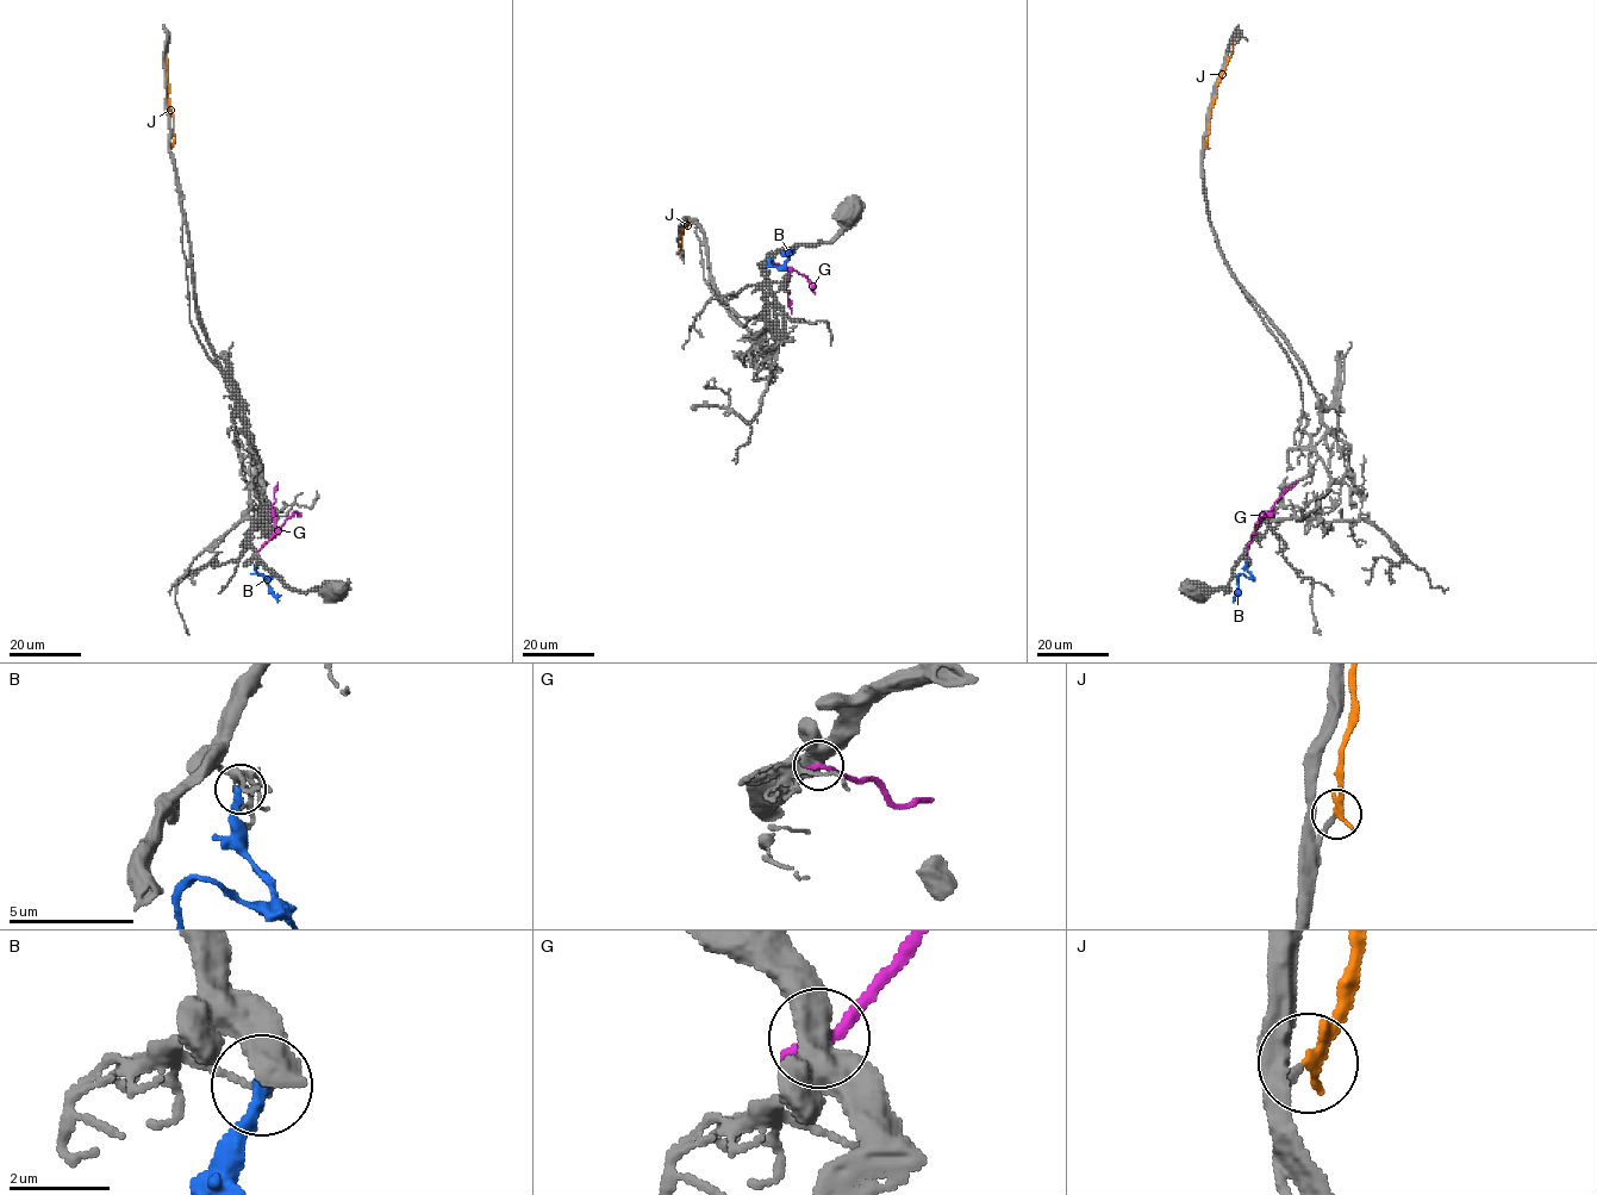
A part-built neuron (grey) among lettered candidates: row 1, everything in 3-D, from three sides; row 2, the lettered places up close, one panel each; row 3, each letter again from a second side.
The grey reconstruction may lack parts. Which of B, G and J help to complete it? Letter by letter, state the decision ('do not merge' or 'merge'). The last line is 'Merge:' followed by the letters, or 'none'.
B: do not merge
G: do not merge
J: merge
Merge: J

